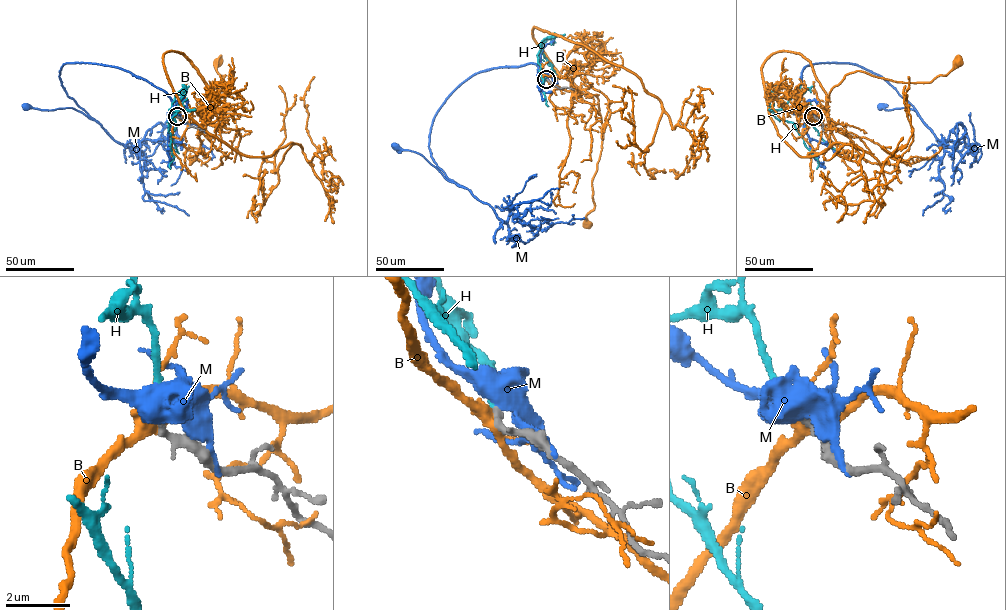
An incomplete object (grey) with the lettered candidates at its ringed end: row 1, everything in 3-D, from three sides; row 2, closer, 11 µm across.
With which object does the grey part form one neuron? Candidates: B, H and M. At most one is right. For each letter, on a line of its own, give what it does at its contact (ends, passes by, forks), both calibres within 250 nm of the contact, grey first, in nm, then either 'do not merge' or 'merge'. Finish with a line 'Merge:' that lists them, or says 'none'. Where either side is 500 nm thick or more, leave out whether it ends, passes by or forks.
B: it forks | 280/360 nm | do not merge
H: it ends | 240/300 nm | merge
M: 240/700 nm | do not merge
Merge: H

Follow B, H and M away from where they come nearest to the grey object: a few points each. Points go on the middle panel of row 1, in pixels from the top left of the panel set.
B: (547, 79), (564, 90), (594, 94), (598, 100), (603, 138), (592, 182), (594, 208), (587, 214), (586, 224)
H: (546, 79), (539, 58), (544, 38), (537, 55), (543, 80), (539, 82)
M: (546, 79), (535, 64), (493, 67), (471, 75), (446, 99), (429, 148), (463, 187), (420, 154), (395, 146)

